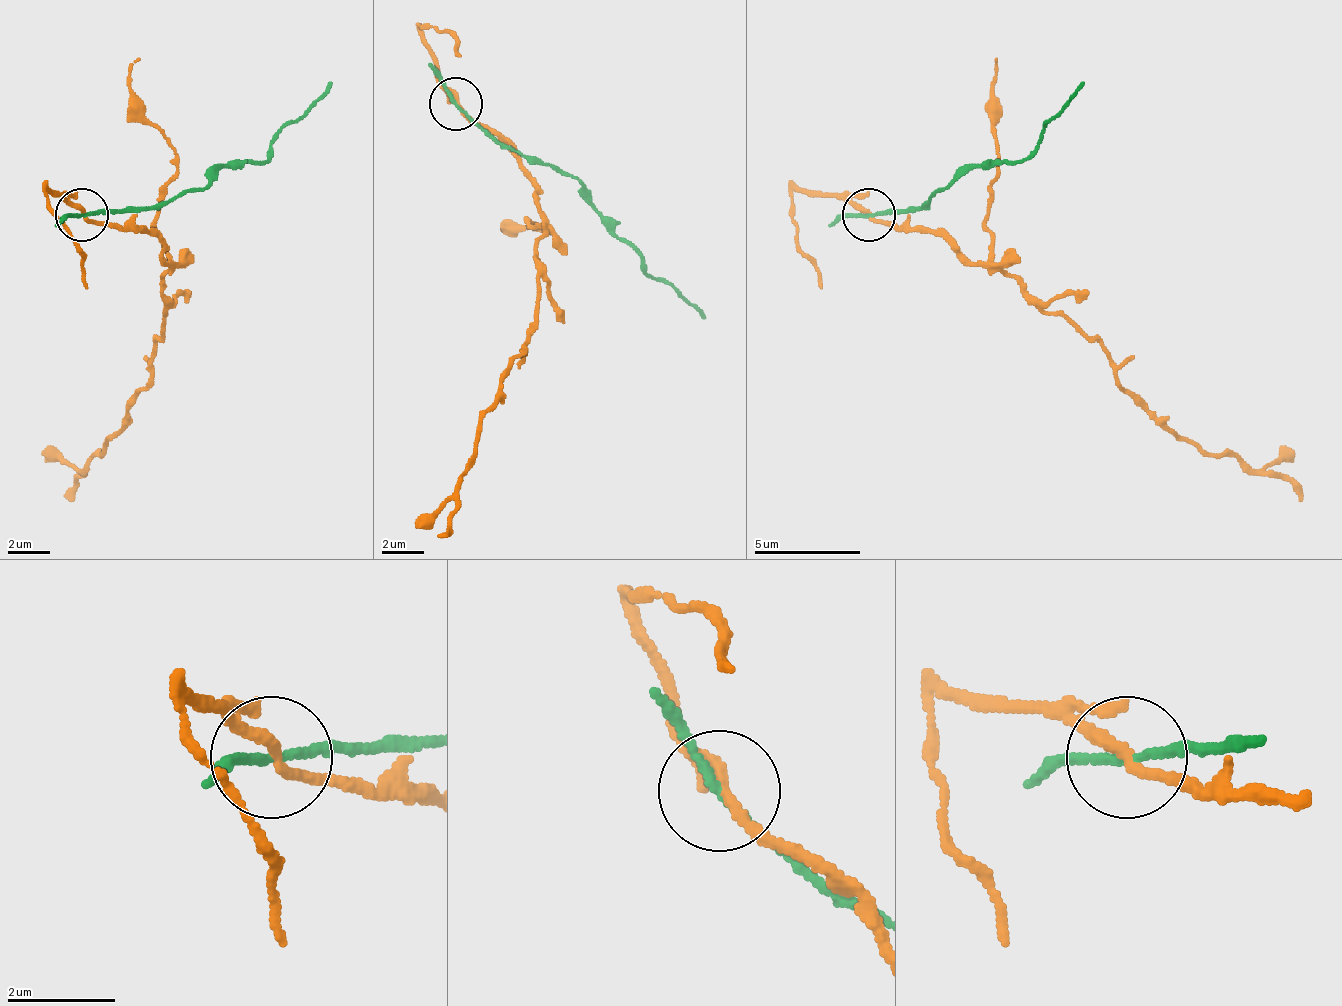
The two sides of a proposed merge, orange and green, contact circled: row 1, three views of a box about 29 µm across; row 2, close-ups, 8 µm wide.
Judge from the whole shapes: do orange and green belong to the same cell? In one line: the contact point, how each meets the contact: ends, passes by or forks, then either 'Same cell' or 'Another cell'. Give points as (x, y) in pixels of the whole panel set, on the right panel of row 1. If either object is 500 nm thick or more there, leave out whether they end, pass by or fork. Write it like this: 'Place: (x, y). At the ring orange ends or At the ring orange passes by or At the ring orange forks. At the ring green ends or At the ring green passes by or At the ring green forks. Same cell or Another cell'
Place: (869, 215). At the ring orange passes by. At the ring green passes by. Another cell

